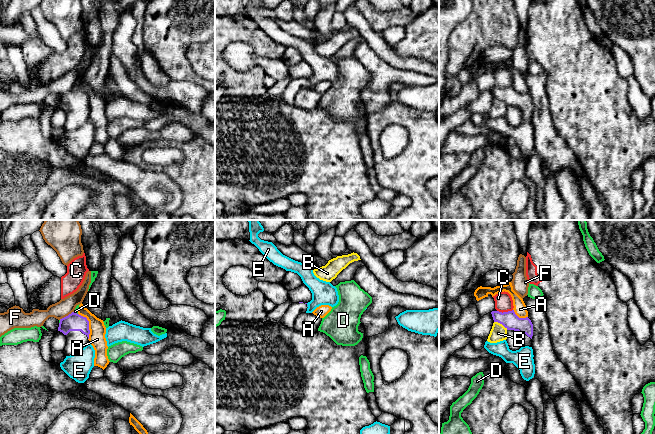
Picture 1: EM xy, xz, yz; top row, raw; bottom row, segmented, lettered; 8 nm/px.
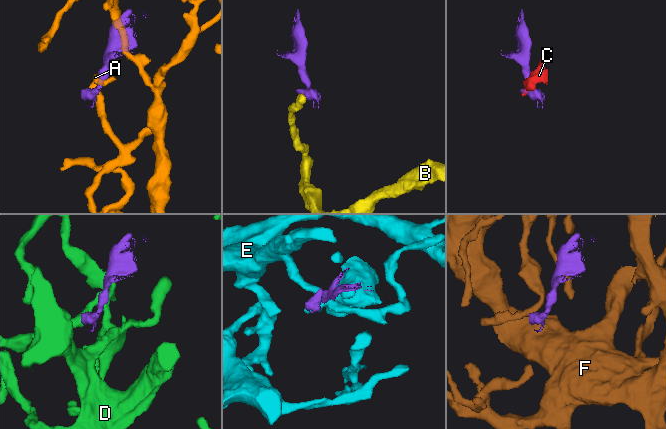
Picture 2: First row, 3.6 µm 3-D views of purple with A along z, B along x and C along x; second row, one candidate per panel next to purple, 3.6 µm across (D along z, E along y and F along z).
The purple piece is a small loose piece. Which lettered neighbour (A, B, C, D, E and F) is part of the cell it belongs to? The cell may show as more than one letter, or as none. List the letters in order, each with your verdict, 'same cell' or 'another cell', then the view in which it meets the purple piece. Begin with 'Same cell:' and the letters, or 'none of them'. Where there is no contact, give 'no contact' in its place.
Same cell: none of them
A: another cell | xy
B: another cell | yz
C: another cell | yz
D: another cell | xy
E: another cell | no contact
F: another cell | xy

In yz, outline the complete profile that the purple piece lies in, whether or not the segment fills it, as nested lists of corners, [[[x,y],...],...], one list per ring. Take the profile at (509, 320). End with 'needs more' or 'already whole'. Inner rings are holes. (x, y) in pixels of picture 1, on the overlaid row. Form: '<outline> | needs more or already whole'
[[[514,310],[508,312],[491,312],[494,322],[502,324],[507,330],[518,331],[523,338],[524,346],[532,346],[533,324],[531,320],[526,318],[519,318]]] | needs more

